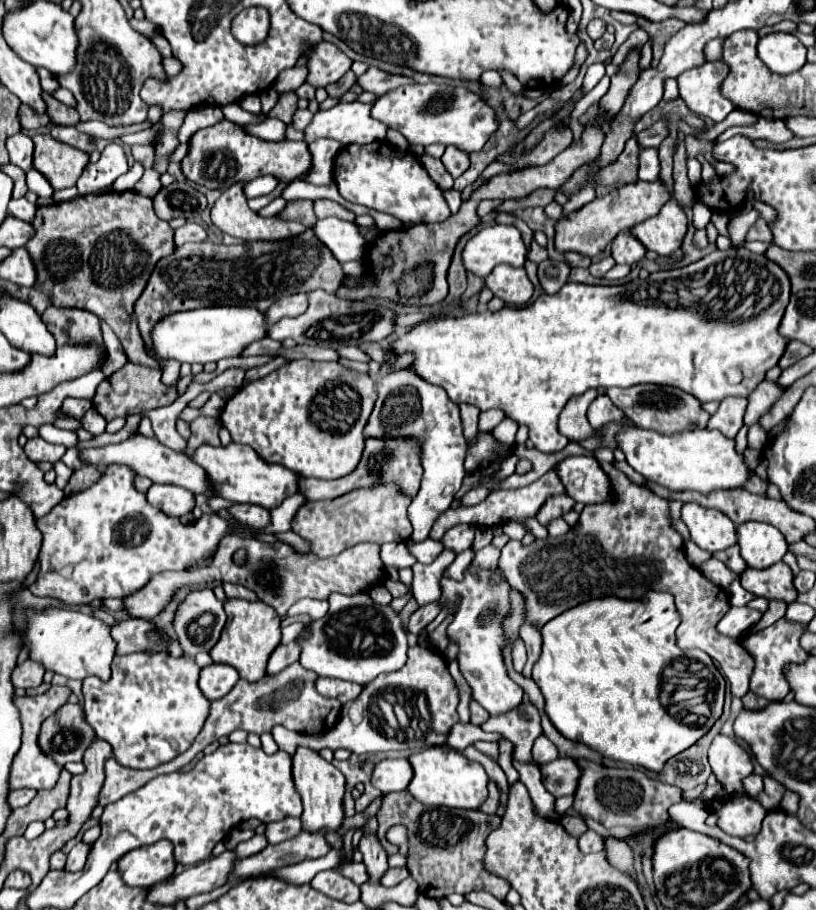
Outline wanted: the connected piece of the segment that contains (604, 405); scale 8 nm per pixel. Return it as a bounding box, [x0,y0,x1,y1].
[587,395,625,427]

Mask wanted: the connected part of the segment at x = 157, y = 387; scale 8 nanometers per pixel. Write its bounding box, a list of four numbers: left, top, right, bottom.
[93,363,177,421]

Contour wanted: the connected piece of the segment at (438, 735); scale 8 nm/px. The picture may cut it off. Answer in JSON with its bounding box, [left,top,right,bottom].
[271,643,459,755]

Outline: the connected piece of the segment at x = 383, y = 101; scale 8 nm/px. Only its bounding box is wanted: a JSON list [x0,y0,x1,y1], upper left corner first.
[371,83,497,151]

